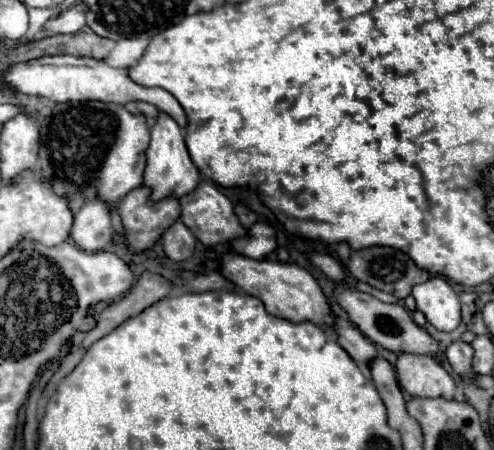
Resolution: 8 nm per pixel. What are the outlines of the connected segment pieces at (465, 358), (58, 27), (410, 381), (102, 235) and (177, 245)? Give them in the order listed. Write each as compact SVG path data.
M456 340L454 344L450 344L450 346L446 348L446 360L448 360L450 368L452 368L456 374L460 374L460 376L470 376L470 378L476 376L476 374L472 374L472 370L470 370L472 354L474 354L472 346L466 344L466 342L462 342L462 340Z
M74 4L44 26L44 34L72 34L86 26L86 4Z
M400 354L396 362L400 388L416 398L454 398L456 382L448 370L430 356Z
M88 200L74 216L72 226L72 240L86 252L104 250L106 244L112 240L112 222L110 222L110 208L102 204L102 200Z
M178 220L162 234L162 246L164 246L164 252L166 252L166 256L170 260L182 262L182 260L186 260L186 258L190 258L194 254L196 238L190 232L190 228L186 228Z

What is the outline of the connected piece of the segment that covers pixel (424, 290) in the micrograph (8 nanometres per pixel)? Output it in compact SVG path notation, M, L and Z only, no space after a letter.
M432 276L426 282L416 284L412 296L418 310L434 328L450 332L460 324L458 294L442 276Z

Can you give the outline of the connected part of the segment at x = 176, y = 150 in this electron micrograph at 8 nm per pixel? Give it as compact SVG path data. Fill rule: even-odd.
M160 112L156 126L152 128L152 140L146 150L146 170L144 170L144 184L152 188L152 200L162 200L166 196L180 198L186 192L192 192L200 184L200 172L196 164L190 160L184 130L178 126L178 122Z

